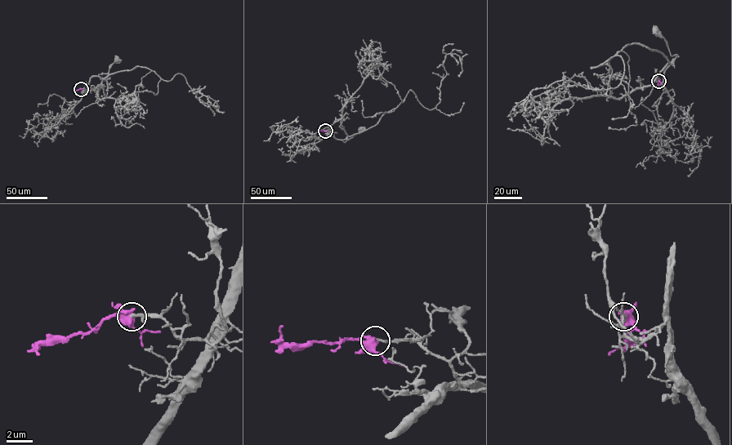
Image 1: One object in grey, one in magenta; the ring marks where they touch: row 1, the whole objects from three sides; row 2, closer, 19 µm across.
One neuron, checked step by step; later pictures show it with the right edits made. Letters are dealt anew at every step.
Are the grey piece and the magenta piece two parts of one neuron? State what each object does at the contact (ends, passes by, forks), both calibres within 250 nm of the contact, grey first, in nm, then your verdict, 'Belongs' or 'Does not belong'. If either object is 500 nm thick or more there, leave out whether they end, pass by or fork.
At the ring grey ends. At the ring magenta forks. Thickness 200 nm (grey) against 480 nm. Does not belong

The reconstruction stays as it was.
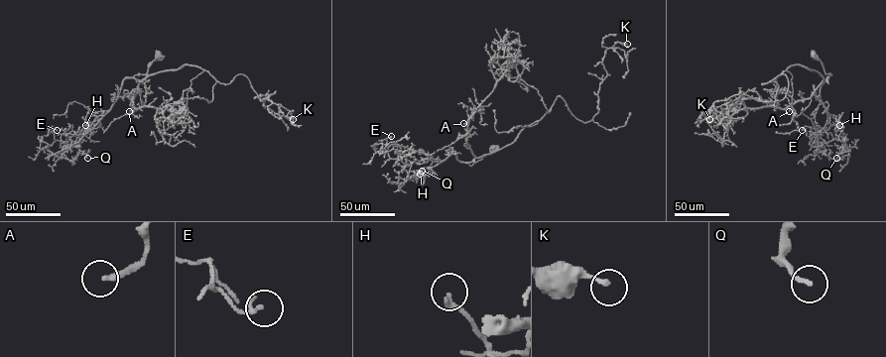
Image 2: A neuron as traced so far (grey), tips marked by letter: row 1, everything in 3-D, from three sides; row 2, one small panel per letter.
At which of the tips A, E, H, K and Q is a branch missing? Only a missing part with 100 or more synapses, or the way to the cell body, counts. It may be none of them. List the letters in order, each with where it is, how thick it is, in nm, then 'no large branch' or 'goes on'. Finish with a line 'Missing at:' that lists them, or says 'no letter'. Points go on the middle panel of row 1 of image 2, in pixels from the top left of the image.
A: at (463, 123); 200 nm thick; goes on
E: at (391, 136); 130 nm thick; no large branch
H: at (420, 174); 200 nm thick; no large branch
K: at (627, 44); 170 nm thick; no large branch
Q: at (422, 171); 160 nm thick; no large branch
Missing at: A

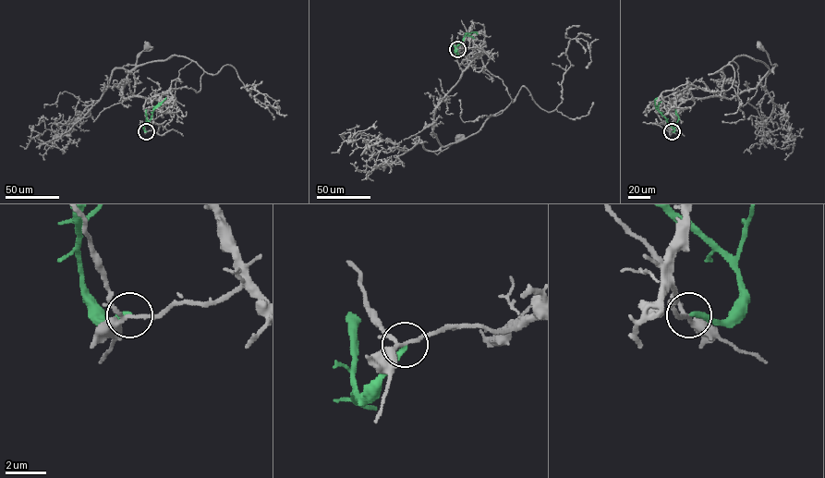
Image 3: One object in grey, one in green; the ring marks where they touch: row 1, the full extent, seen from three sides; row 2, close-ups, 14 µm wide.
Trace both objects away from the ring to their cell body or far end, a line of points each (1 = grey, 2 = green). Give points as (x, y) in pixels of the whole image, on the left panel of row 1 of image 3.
1: (146, 131), (151, 98), (125, 98), (121, 89), (124, 66), (147, 45)
2: (146, 131), (143, 125), (165, 97)

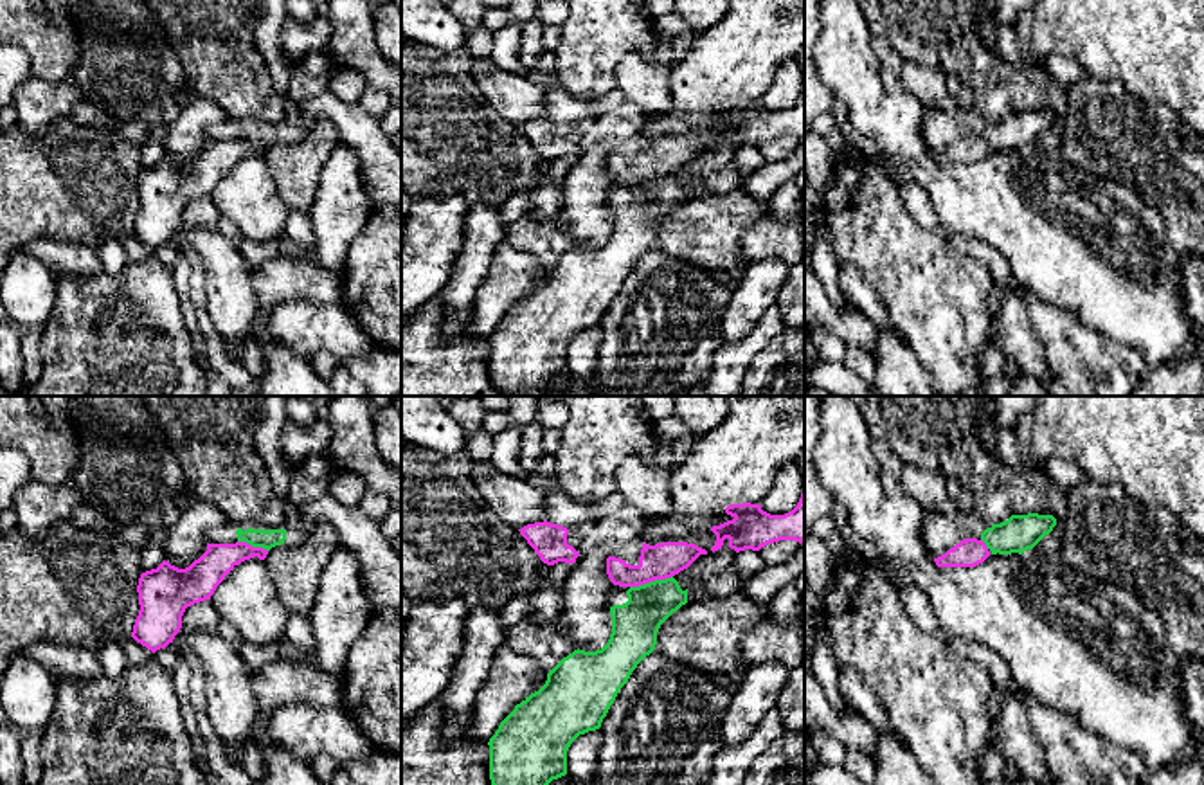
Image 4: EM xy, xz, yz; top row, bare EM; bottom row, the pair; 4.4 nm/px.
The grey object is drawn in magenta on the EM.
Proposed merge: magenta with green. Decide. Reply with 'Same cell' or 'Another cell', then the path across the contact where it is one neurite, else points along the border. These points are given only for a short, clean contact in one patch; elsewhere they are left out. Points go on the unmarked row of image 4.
Another cell. Boundary: xz (672, 171), (630, 184)

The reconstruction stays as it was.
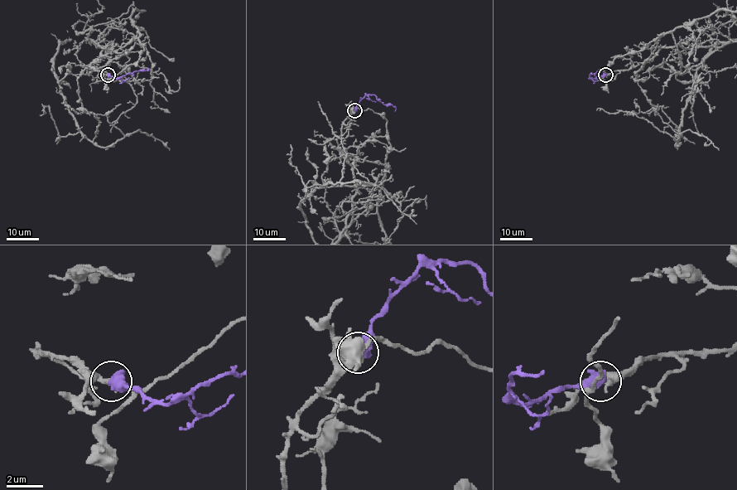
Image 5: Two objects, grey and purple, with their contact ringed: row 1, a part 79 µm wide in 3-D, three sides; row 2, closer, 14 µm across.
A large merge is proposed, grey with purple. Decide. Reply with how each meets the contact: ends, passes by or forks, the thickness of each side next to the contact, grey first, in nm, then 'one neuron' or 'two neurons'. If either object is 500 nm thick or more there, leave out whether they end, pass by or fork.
300/700 nm | one neuron

